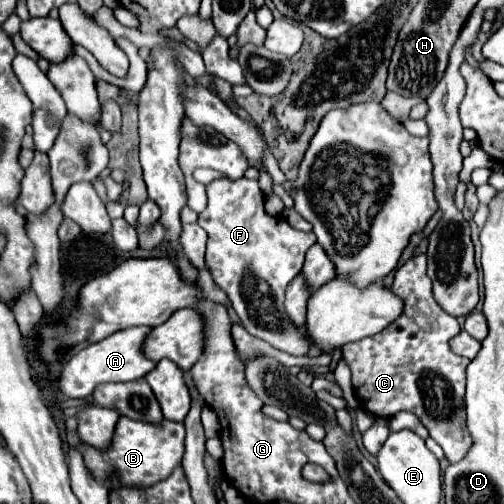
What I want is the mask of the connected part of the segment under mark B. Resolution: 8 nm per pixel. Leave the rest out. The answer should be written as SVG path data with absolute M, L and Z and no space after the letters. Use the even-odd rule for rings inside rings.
M121 416L105 452L89 444L77 444L77 450L85 460L87 472L105 488L111 488L111 478L117 478L125 488L149 488L159 480L165 480L173 472L173 468L181 464L185 452L183 440L185 426L181 422L163 420L163 424L157 426Z

